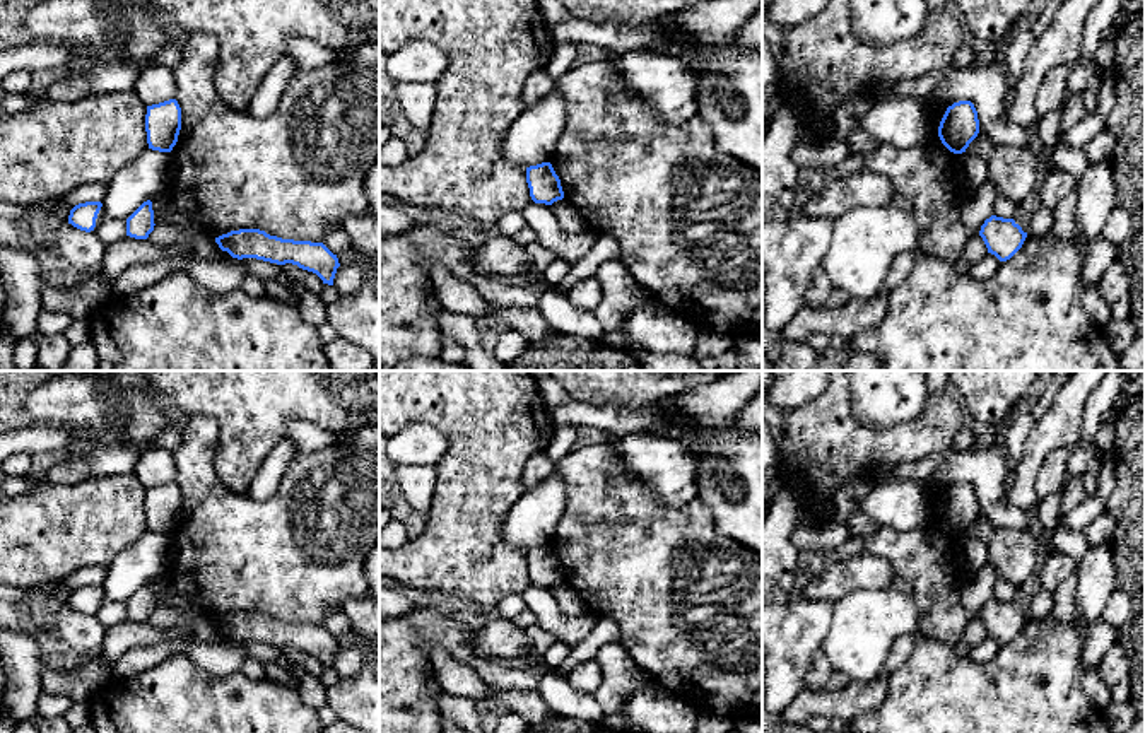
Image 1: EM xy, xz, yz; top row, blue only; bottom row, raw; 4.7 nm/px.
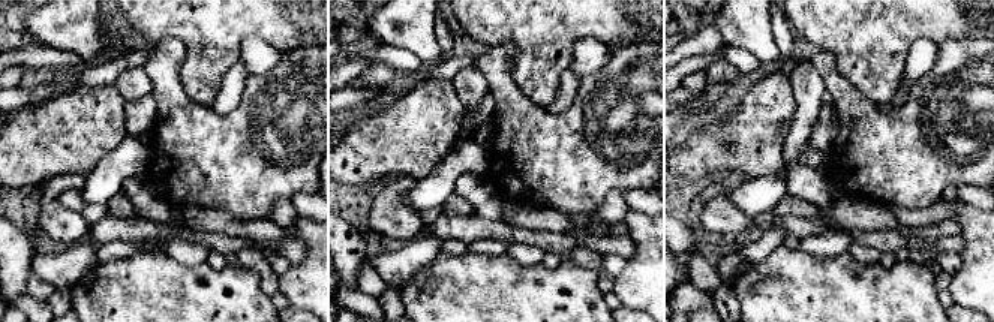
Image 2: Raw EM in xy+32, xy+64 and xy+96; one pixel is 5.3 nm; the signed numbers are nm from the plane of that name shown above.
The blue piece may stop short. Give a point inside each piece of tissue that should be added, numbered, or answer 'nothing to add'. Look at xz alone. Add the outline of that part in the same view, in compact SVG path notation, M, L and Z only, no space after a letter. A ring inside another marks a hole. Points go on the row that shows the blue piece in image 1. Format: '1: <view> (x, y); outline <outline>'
nothing to add

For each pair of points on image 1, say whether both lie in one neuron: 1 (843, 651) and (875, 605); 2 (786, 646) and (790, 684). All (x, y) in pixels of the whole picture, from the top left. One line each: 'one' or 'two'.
1: one
2: one

